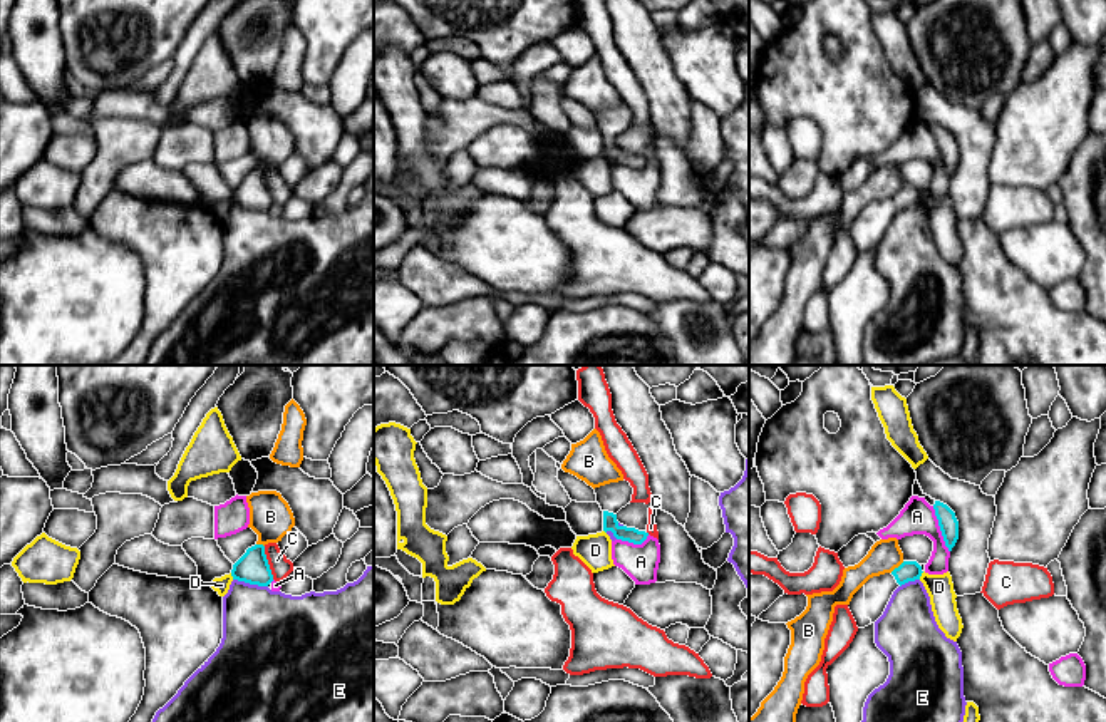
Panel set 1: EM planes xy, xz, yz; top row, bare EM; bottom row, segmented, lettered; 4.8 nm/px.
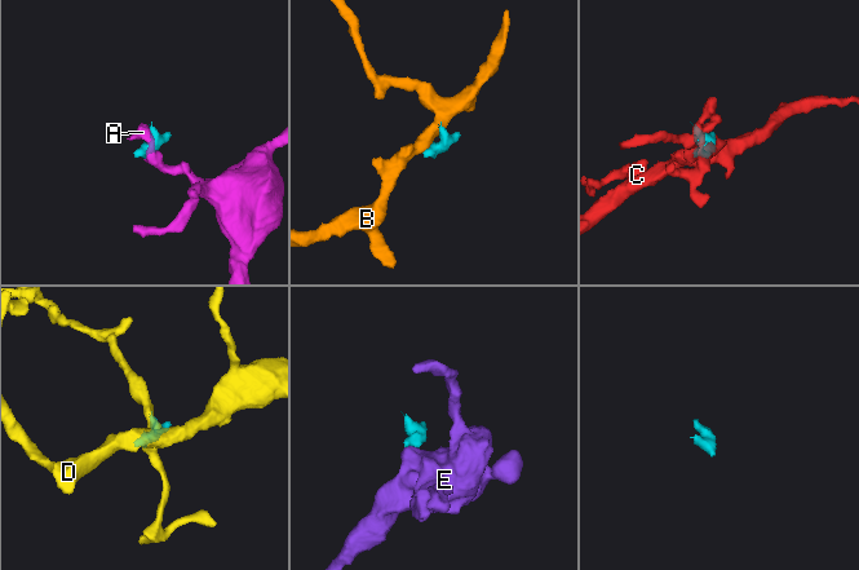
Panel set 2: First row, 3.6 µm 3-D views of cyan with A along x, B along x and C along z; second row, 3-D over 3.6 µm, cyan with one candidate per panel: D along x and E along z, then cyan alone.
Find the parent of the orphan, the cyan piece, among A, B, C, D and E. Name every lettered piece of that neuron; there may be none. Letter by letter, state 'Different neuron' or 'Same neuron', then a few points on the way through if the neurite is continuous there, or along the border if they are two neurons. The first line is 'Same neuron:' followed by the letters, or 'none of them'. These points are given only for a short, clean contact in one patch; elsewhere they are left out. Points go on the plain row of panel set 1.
Same neuron: none of them
A: Different neuron. Boundary: yz (932, 131), (949, 176)
B: Different neuron. Boundary: yz (904, 186), (890, 196)
C: Different neuron
D: Different neuron. Boundary: yz (924, 196), (919, 203)
E: Different neuron. Boundary: xy (233, 203), (267, 211)

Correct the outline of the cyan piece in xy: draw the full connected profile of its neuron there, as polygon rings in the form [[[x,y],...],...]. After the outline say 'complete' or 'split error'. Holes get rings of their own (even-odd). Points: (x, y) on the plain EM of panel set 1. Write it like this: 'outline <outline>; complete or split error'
outline [[[255,169],[233,189],[233,204],[250,209],[268,211],[273,206],[273,199],[265,179],[263,169]]]; complete

